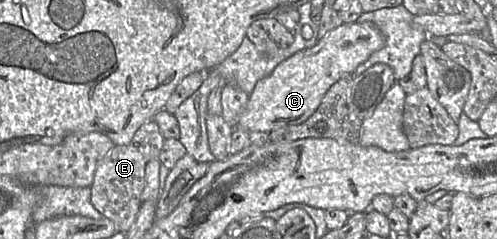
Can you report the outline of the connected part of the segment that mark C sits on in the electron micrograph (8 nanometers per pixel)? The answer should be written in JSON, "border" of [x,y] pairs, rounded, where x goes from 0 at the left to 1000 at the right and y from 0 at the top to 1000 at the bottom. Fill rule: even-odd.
{"border":[[[746,92],[692,96],[644,163],[630,197],[606,209],[561,264],[545,310],[521,335],[501,397],[499,431],[479,498],[475,531],[501,552],[545,552],[569,527],[614,510],[642,448],[662,368],[688,318],[708,310],[753,218],[767,205],[775,163],[767,130]]]}

